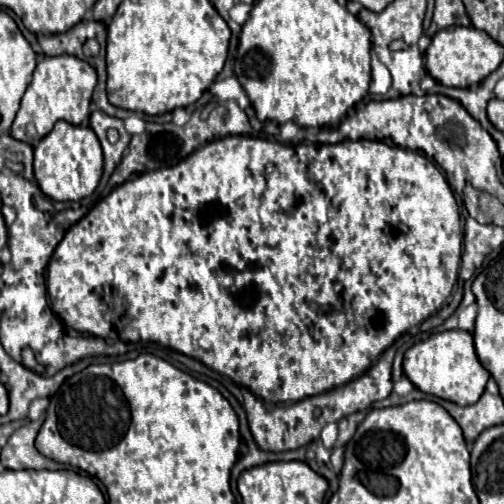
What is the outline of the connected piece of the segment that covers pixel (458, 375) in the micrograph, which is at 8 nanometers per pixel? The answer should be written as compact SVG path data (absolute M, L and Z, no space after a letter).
M442 331L430 335L426 341L412 345L404 355L406 377L424 393L452 401L456 405L472 405L484 393L490 373L476 357L472 335L468 331Z

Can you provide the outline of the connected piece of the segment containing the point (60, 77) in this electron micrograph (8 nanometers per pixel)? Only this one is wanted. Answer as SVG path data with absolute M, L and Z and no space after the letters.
M58 55L58 57L44 57L34 71L32 83L28 85L20 111L12 125L12 137L24 141L28 145L37 145L48 135L56 121L64 119L72 125L82 125L90 115L90 97L97 84L97 73L90 63L72 57L72 55Z

